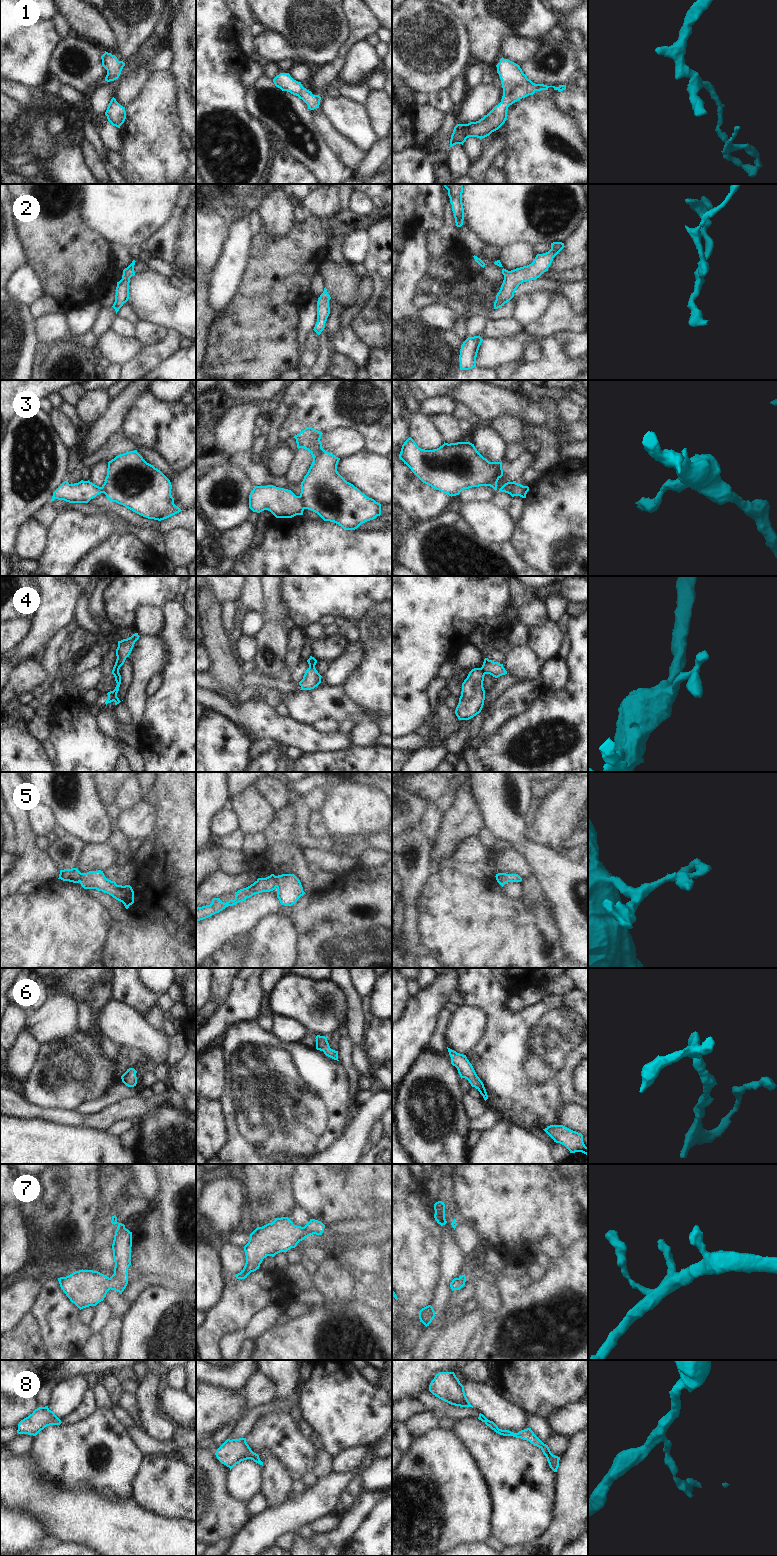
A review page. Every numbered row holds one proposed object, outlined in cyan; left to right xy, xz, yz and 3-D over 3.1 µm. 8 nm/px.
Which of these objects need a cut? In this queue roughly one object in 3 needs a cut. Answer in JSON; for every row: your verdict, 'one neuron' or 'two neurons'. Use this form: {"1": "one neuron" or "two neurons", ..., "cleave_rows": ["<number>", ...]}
{"1": "one neuron", "2": "one neuron", "3": "two neurons", "4": "two neurons", "5": "one neuron", "6": "one neuron", "7": "one neuron", "8": "one neuron", "cleave_rows": ["3", "4"]}

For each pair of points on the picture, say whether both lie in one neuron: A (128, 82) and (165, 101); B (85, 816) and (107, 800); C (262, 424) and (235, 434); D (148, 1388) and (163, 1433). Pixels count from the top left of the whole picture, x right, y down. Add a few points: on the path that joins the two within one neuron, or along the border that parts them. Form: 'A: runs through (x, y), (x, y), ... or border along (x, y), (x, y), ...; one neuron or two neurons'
A: border along (150, 73), (140, 91), (125, 105); two neurons
B: border along (94, 782), (97, 795), (106, 807); two neurons
C: border along (260, 414), (255, 419), (254, 426); two neurons
D: runs through (150, 1399), (152, 1415), (156, 1422); one neuron

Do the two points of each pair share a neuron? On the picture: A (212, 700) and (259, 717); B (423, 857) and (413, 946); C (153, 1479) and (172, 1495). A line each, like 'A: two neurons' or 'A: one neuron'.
A: one neuron
B: one neuron
C: one neuron

